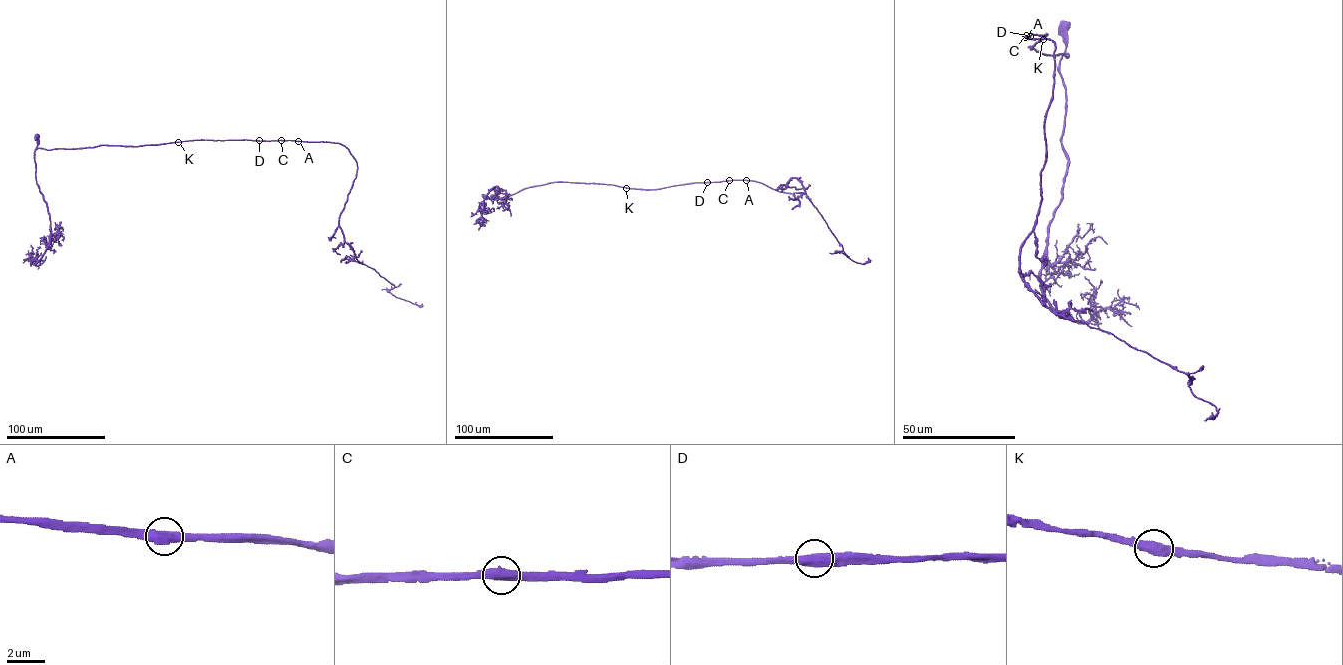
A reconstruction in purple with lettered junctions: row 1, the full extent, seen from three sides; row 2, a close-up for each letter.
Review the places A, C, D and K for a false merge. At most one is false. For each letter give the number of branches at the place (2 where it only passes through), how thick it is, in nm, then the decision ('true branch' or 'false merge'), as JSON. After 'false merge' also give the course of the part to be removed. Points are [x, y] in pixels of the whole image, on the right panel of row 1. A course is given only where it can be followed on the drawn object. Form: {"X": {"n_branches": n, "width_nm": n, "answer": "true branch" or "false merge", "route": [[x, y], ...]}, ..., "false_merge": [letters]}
{"A": {"n_branches": 2, "width_nm": 500, "answer": "true branch"}, "C": {"n_branches": 2, "width_nm": 480, "answer": "true branch"}, "D": {"n_branches": 2, "width_nm": 500, "answer": "true branch"}, "K": {"n_branches": 2, "width_nm": 500, "answer": "true branch"}, "false_merge": []}

